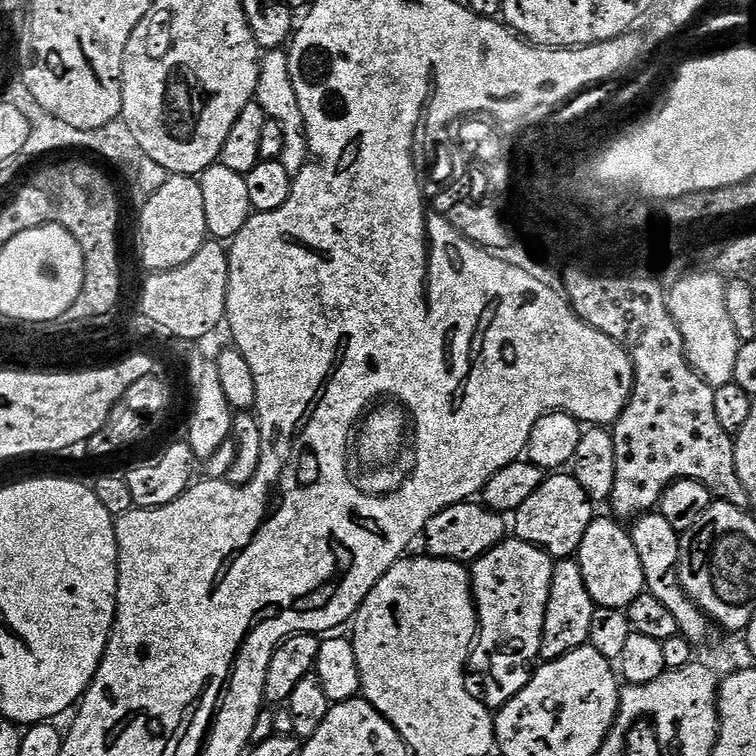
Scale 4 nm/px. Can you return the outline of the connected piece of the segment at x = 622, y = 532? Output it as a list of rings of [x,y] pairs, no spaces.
[[[592,519],[580,543],[578,559],[586,590],[590,590],[590,598],[597,608],[626,610],[646,591],[646,578],[631,531],[619,519],[611,519]]]

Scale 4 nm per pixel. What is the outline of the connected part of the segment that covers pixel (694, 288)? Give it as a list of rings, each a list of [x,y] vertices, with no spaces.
[[[716,274],[693,275],[674,287],[672,299],[668,301],[668,309],[680,325],[688,363],[713,386],[732,383],[734,358],[742,343],[734,334],[734,326],[730,326],[730,314],[726,314],[719,278]]]

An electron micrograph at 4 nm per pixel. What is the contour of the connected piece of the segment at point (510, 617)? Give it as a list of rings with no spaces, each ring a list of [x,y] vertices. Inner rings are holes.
[[[505,538],[470,564],[472,592],[480,597],[484,624],[496,632],[496,638],[524,640],[524,646],[537,661],[540,660],[553,567],[553,557],[519,538]]]

